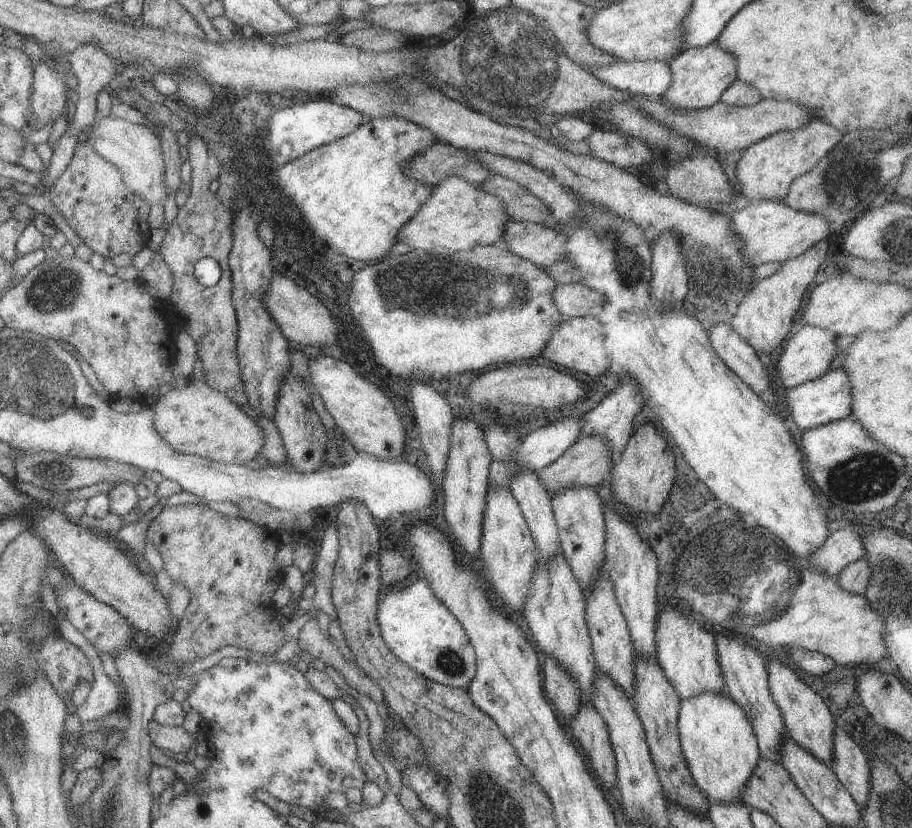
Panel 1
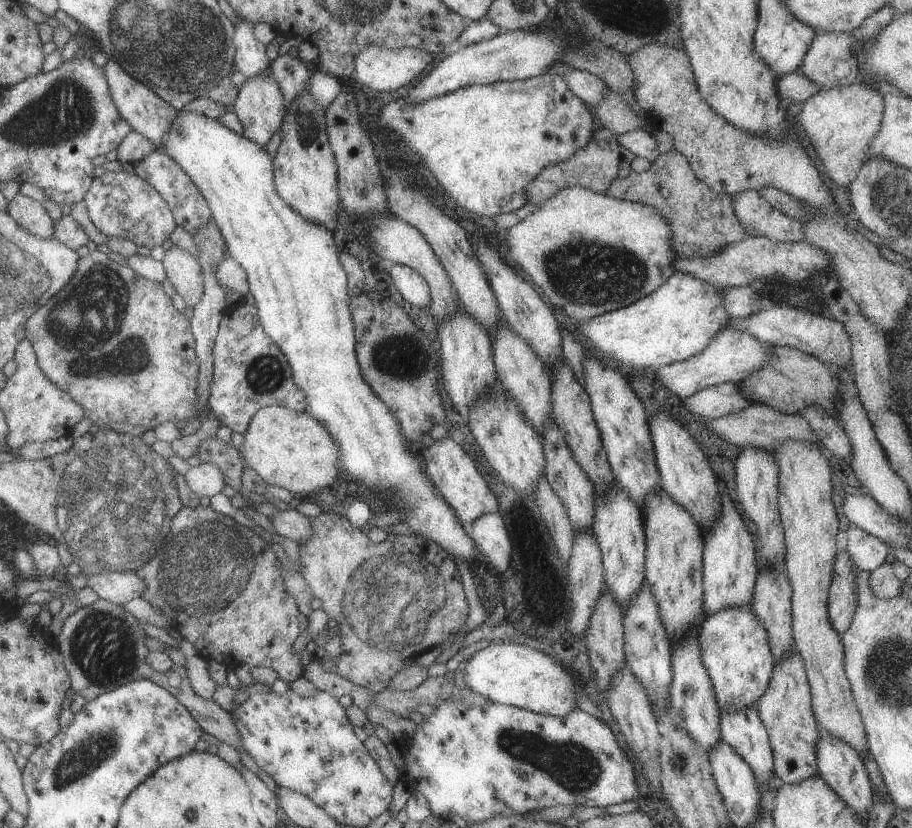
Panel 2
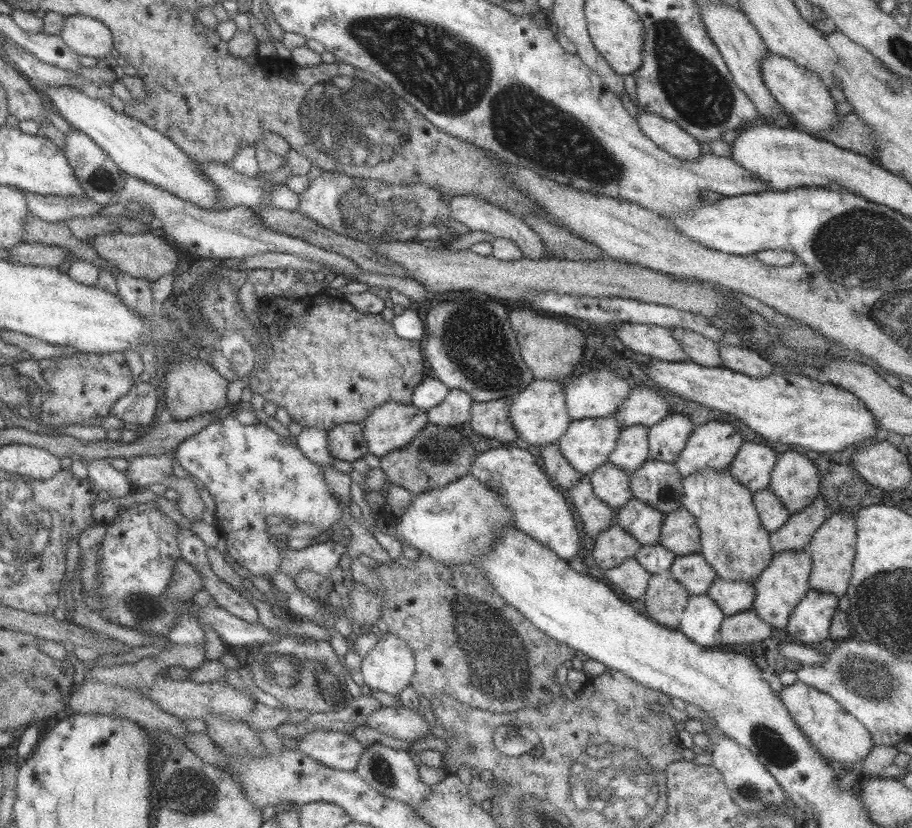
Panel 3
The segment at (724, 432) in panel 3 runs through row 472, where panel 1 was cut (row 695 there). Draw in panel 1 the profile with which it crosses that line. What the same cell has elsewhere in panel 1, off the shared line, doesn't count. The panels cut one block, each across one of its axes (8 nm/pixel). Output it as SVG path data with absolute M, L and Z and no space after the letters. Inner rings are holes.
M660 608L656 628L657 661L671 686L674 686L681 700L698 694L722 694L726 692L722 668L718 662L718 650L712 631L706 630L696 620L682 614L680 608Z

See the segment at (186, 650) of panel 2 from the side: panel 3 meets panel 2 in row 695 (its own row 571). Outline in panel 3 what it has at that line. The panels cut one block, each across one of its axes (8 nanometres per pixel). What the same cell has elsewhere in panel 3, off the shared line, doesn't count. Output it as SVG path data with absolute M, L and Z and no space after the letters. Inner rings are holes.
M181 527L177 532L177 542L182 559L198 568L204 580L204 588L211 594L215 604L238 618L258 623L258 610L254 604L214 573L204 542L192 530Z

